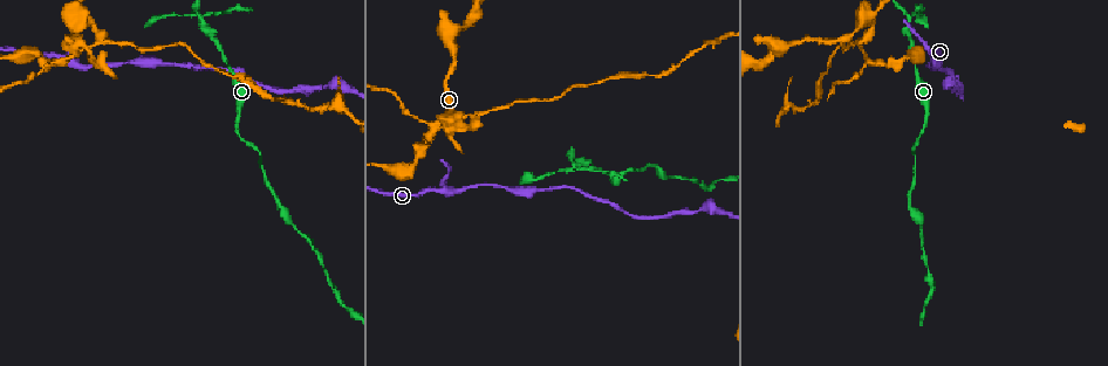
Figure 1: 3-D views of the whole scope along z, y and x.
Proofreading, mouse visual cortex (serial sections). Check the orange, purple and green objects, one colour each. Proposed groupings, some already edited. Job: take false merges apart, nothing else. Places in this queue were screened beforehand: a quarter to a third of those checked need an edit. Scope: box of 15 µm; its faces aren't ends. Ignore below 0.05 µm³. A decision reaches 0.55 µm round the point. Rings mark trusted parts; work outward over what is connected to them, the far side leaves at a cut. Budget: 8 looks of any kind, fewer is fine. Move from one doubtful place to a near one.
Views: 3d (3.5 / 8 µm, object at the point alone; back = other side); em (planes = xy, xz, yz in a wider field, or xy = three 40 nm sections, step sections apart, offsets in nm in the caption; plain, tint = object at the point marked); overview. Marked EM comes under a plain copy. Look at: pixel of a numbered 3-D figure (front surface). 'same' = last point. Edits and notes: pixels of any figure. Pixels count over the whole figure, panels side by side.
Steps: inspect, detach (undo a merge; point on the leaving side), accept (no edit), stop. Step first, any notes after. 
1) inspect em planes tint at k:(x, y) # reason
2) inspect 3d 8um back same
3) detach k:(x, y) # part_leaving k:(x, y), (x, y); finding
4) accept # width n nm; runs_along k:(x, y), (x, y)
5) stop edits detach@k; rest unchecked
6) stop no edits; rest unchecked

inspect 3d 8um at 1:(442, 192) # abrupt turn

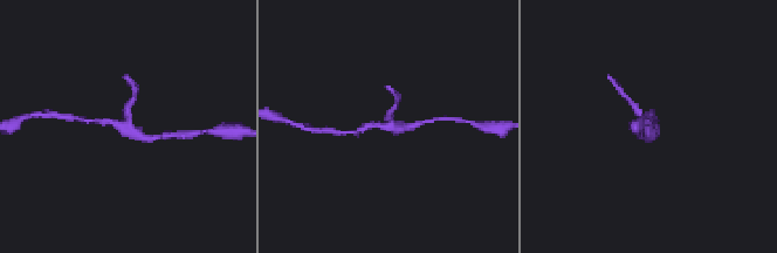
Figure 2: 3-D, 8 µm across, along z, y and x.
inspect em xy step 2 tint at 2:(125, 125)

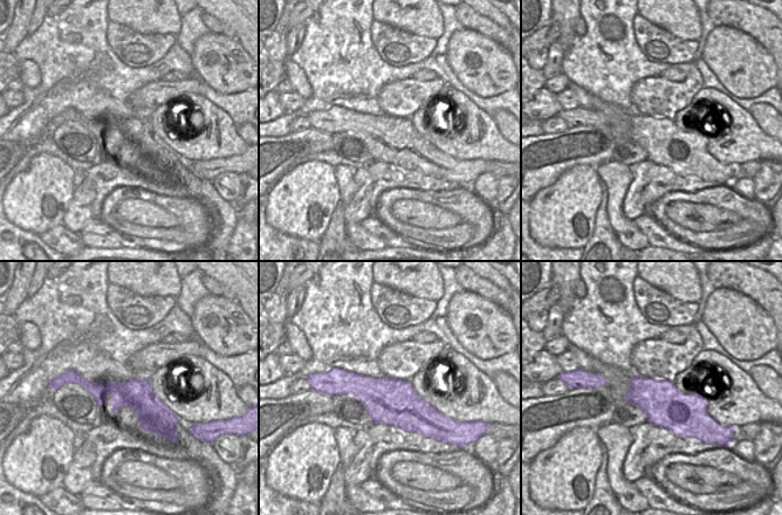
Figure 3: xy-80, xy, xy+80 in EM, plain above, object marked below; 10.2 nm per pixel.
detach 2:(128, 106) # part_leaving 2:(130, 121), (131, 83); a second cell is stuck on

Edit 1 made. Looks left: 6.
inspect 3d 3.5um at 1:(865, 38)

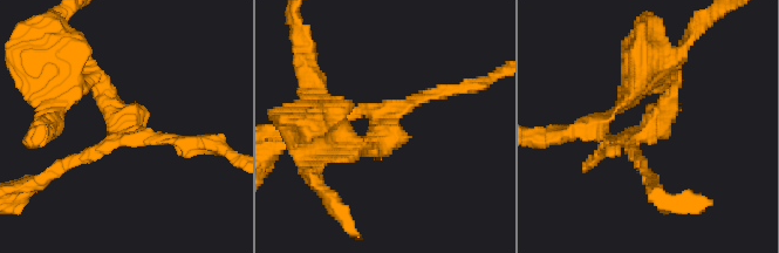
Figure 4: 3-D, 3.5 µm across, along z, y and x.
inspect em xy step 1 tint at 4:(653, 122) # arms 3; arm_widths 150, 150, 200 nm

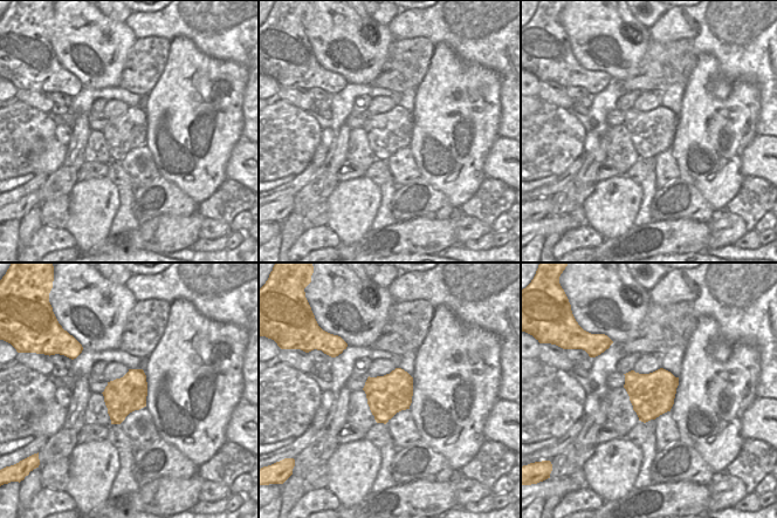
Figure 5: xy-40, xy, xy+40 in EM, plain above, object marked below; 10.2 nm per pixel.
detach 4:(171, 137) # part_leaving 4:(115, 136), (111, 143), (25, 186); a second cell is stuck on

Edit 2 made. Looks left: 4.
inspect overview # redraw

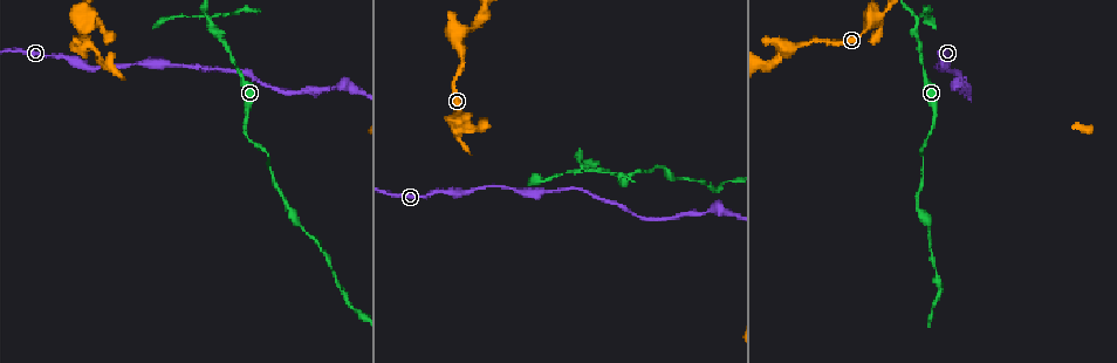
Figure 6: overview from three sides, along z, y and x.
inspect 3d 3.5um at 6:(917, 19) # branch point

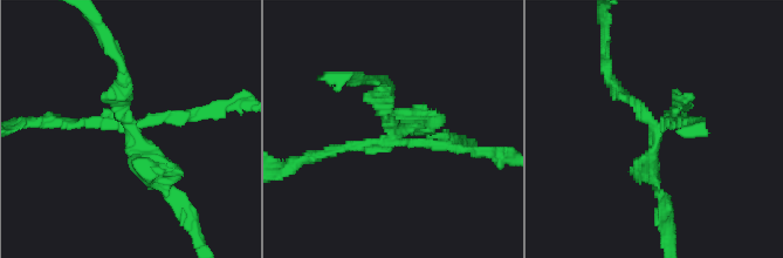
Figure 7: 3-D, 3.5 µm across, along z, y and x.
detach 7:(84, 121) # part_leaving 7:(118, 124), (115, 121), (32, 121); two cells meet here

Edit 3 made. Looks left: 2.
stop edits detach@2, detach@4, detach@7; rest unchecked

